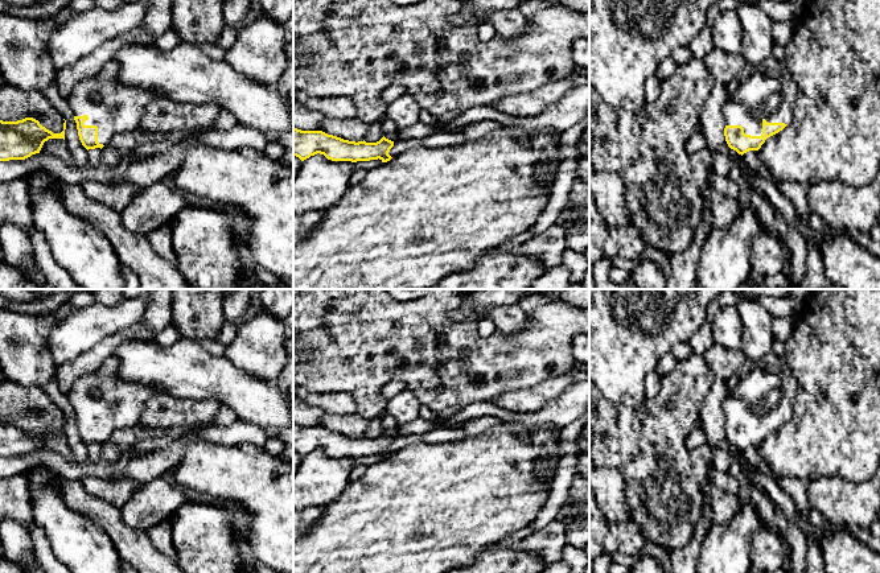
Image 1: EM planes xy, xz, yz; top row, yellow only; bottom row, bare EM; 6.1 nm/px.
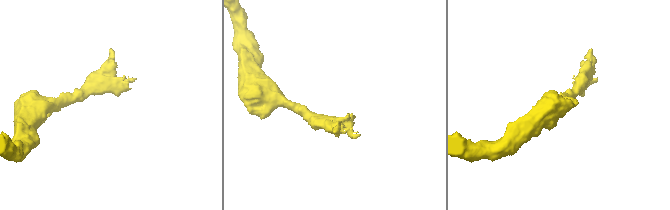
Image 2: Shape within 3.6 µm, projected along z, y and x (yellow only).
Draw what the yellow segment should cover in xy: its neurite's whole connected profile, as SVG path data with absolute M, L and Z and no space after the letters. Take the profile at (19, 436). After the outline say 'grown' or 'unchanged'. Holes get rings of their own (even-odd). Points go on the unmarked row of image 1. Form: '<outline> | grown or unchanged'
M33 413L17 417L0 416L0 457L25 455L40 449L49 434L65 436L66 416L61 429L53 429Z | unchanged

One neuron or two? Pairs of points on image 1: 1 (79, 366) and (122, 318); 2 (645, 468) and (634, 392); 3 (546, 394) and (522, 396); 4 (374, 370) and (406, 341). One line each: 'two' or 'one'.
1: two
2: two
3: one
4: one

